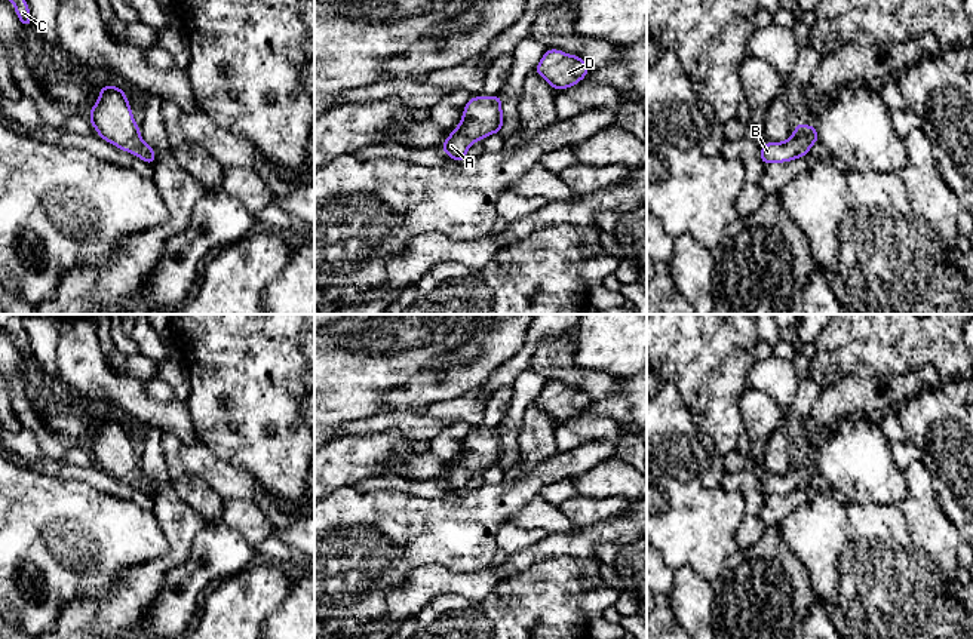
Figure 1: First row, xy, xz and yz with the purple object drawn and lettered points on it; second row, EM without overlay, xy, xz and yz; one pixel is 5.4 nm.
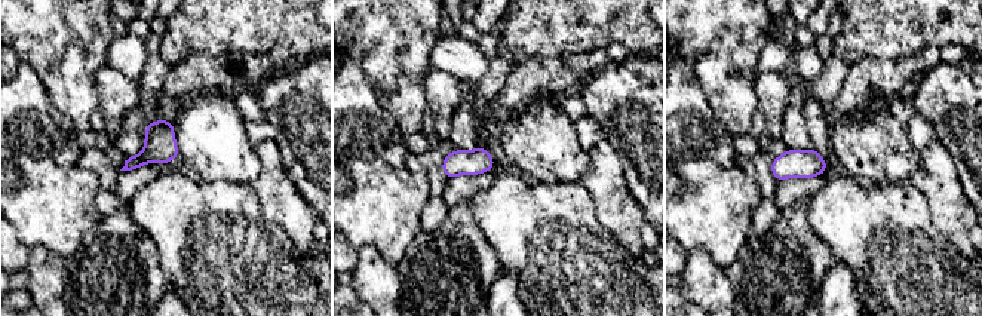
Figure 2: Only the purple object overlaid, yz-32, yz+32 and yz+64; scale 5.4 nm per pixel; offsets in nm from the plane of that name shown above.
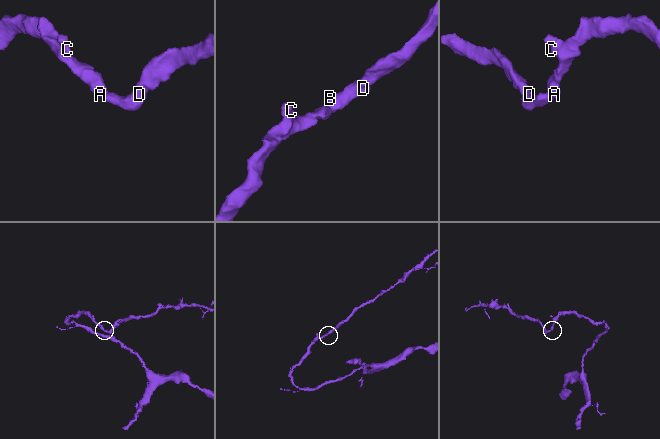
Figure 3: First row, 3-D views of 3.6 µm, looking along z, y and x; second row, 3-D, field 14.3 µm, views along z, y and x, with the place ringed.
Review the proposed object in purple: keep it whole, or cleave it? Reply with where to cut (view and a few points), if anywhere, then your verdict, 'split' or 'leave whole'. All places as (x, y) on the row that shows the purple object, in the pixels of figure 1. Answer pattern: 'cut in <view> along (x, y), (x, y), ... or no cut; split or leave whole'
no cut; leave whole

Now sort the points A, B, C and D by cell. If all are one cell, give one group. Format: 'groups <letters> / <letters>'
groups A B C D

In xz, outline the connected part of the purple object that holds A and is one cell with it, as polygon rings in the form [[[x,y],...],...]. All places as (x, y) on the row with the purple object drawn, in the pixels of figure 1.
[[[500,93],[495,96],[473,96],[463,108],[460,125],[451,130],[448,139],[443,141],[439,148],[442,148],[448,157],[461,163],[473,142],[479,142],[488,135],[500,133],[503,125]]]

